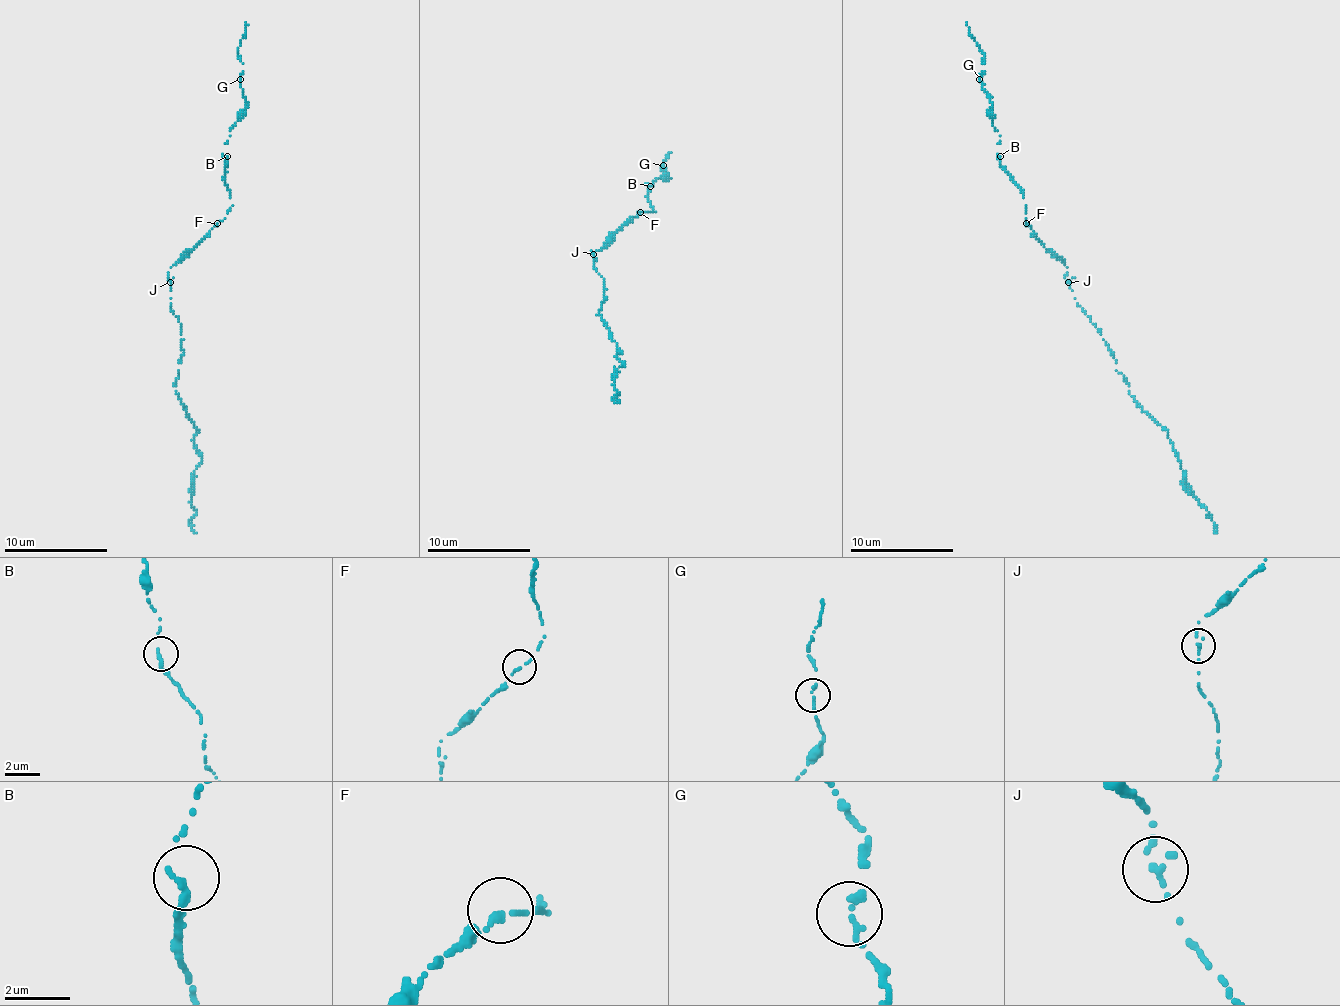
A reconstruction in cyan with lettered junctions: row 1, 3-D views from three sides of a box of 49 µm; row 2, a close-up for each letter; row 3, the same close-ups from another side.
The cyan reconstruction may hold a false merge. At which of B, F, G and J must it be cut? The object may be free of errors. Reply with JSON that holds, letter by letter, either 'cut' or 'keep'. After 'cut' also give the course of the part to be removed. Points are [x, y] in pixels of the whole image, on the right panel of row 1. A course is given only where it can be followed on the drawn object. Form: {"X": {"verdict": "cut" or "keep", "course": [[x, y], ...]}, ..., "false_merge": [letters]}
{"B": {"verdict": "keep"}, "F": {"verdict": "keep"}, "G": {"verdict": "keep"}, "J": {"verdict": "cut", "course": [[1067, 283], [1116, 360], [1129, 394], [1168, 432], [1183, 471], [1183, 486], [1209, 512], [1217, 533]]}, "false_merge": ["J"]}

